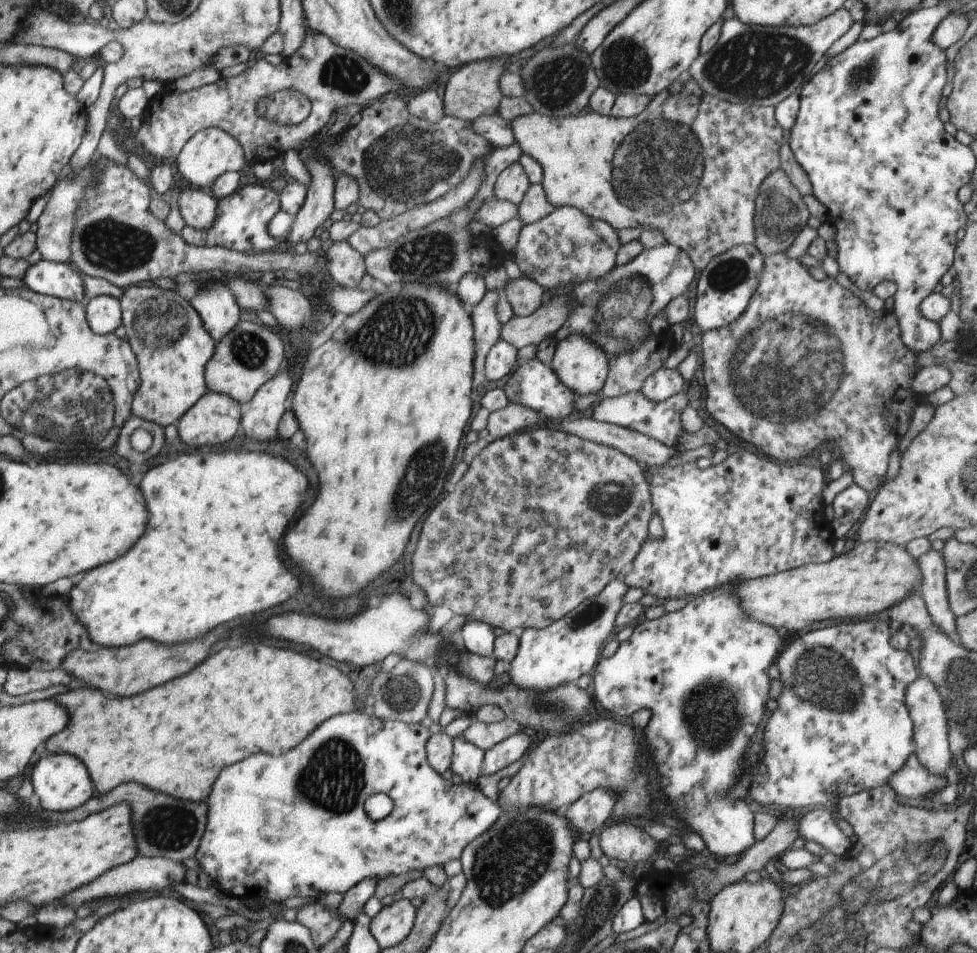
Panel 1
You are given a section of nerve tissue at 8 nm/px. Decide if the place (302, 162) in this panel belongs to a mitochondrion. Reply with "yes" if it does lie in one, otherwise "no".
no

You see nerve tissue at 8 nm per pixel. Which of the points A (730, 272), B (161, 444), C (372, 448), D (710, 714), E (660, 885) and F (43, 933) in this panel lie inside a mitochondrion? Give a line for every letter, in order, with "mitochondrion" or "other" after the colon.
A: mitochondrion
B: other
C: other
D: mitochondrion
E: other
F: other

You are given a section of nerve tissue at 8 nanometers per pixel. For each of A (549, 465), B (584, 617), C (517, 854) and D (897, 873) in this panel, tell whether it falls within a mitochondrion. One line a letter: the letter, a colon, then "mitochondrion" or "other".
A: other
B: mitochondrion
C: mitochondrion
D: mitochondrion

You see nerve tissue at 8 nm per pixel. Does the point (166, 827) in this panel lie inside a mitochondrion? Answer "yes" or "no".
yes

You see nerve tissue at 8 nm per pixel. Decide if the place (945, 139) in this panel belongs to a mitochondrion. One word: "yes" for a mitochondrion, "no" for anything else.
no

